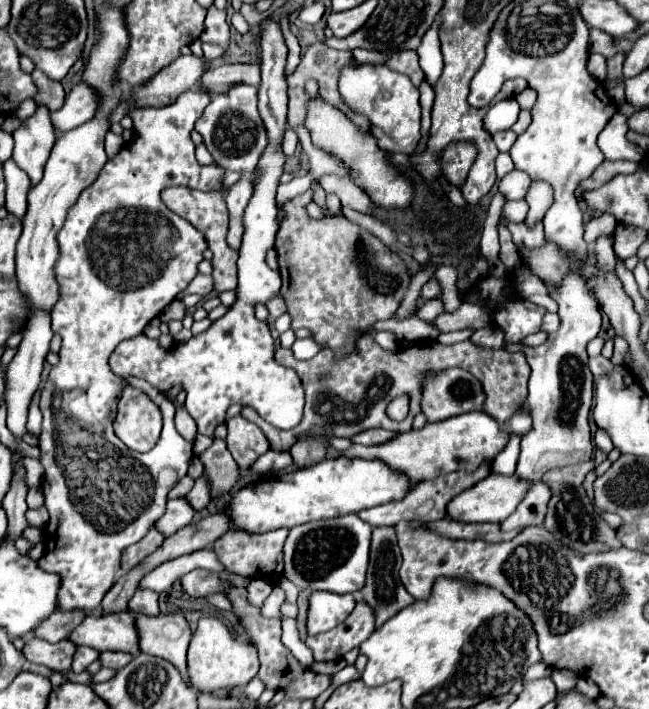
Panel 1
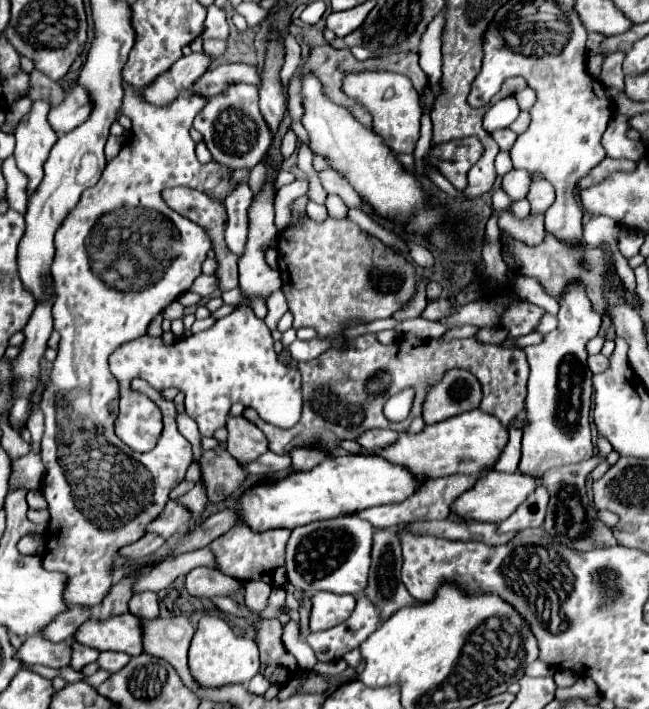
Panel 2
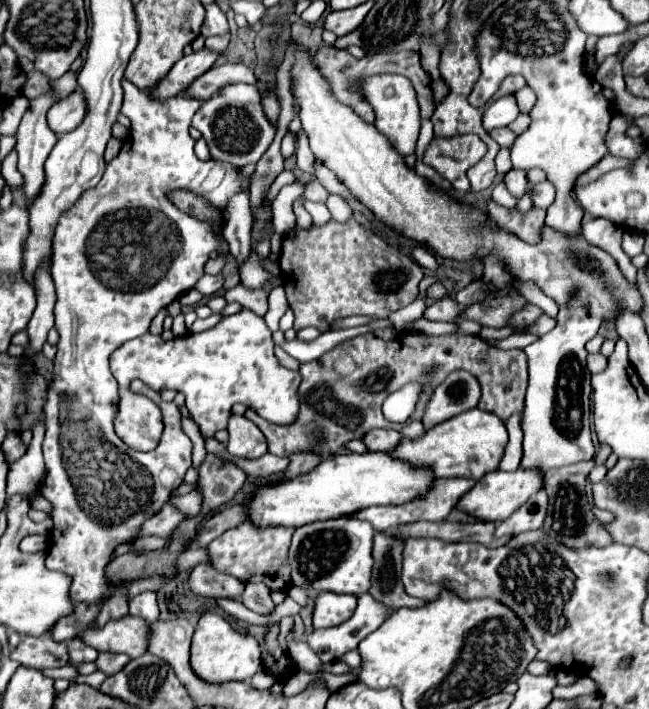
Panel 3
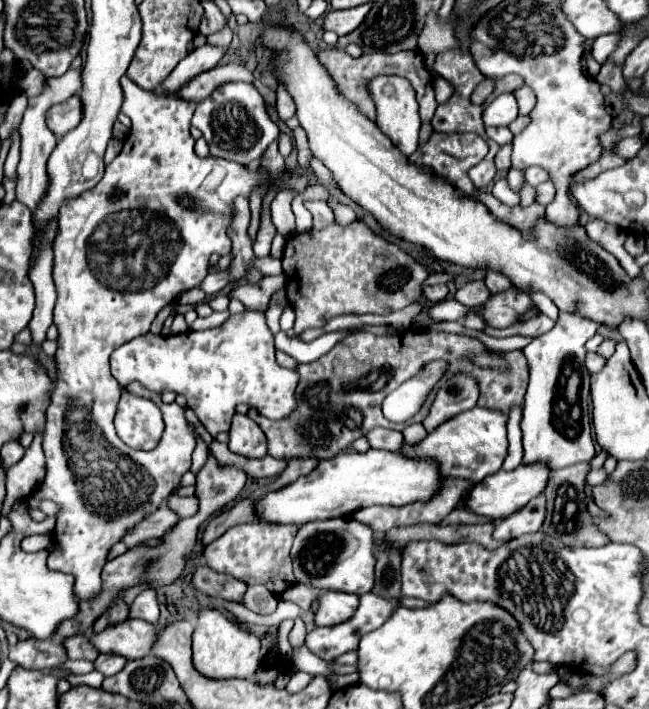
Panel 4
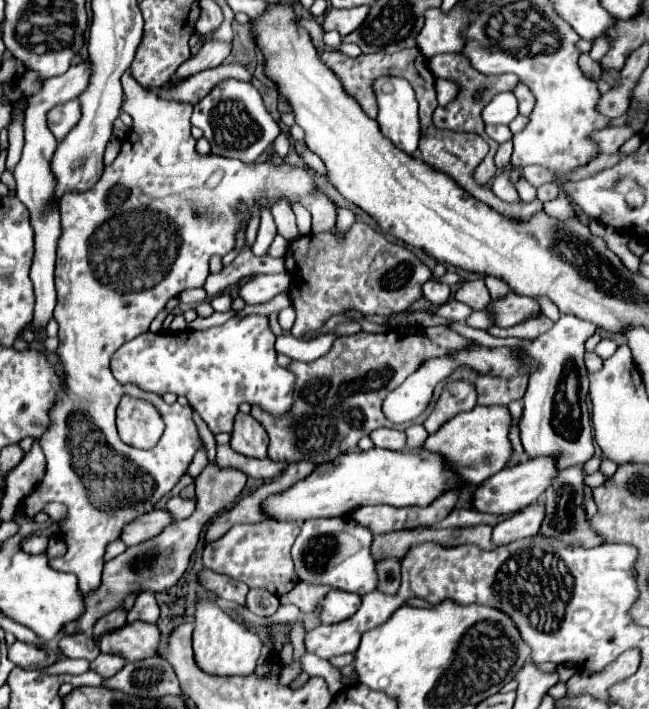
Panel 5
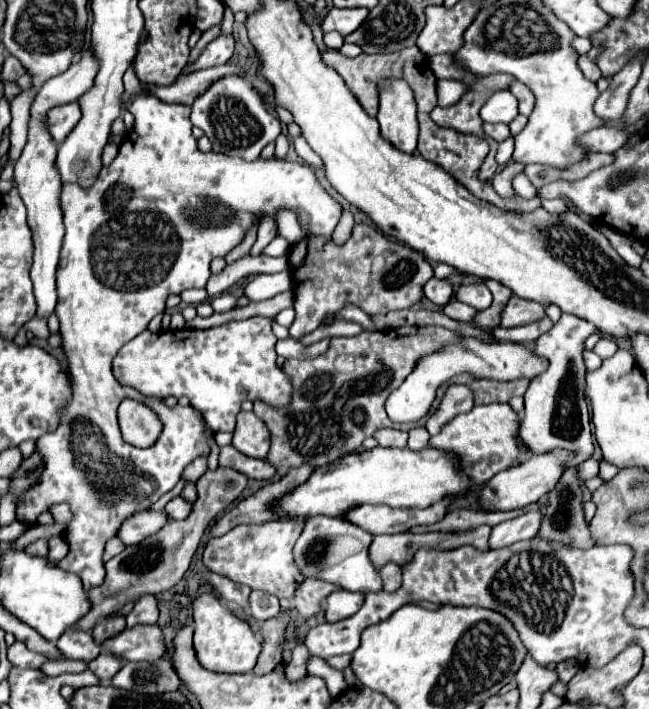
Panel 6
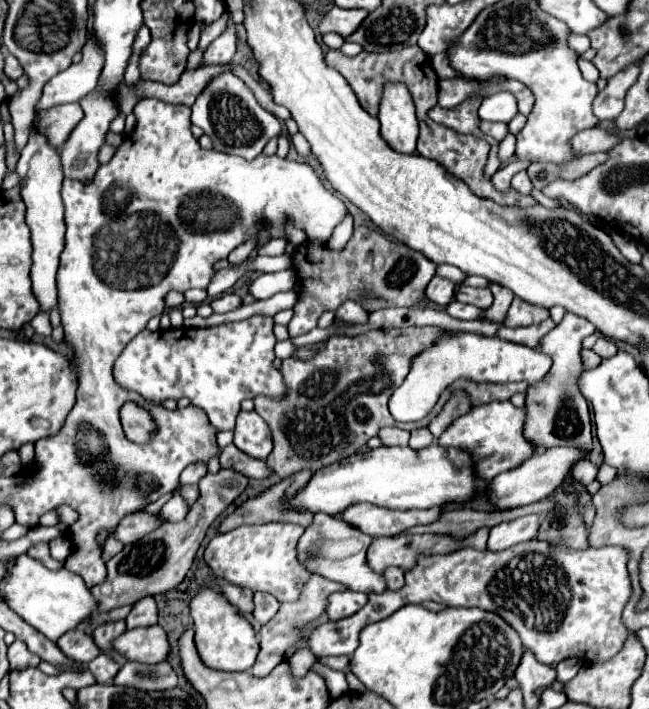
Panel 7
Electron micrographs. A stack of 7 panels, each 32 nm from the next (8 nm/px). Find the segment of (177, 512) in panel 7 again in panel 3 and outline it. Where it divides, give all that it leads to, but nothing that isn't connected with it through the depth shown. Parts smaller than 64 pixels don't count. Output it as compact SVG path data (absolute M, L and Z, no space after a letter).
M190 492L188 496L172 496L170 504L184 516L196 516L200 512L200 492Z

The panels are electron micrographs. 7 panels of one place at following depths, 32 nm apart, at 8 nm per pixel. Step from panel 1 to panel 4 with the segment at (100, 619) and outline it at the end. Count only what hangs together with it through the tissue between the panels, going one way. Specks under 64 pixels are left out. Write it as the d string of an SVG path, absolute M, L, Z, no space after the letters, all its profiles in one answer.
M124 620L124 624L116 624L100 634L92 634L90 640L100 652L112 652L126 656L128 660L138 660L152 652L156 638L158 630L154 624L144 620Z

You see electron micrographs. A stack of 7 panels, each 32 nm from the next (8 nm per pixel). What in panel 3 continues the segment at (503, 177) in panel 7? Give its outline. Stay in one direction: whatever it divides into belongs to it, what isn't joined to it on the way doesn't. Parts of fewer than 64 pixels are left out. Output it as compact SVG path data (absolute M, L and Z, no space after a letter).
M498 182L498 184L494 186L494 190L492 190L492 198L494 198L498 204L502 204L502 206L507 208L514 208L516 202L518 202L518 198L514 198L514 196L508 192L508 188L506 188L504 182Z

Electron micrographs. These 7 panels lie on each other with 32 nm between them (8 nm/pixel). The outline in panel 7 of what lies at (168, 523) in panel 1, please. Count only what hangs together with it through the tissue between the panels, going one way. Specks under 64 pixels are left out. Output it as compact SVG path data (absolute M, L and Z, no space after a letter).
M134 512L134 514L124 516L112 532L100 530L100 532L98 532L98 544L102 546L108 536L120 540L122 544L132 544L132 542L140 540L140 536L148 534L148 532L150 532L152 528L156 528L156 526L160 526L160 520L156 520L156 514Z

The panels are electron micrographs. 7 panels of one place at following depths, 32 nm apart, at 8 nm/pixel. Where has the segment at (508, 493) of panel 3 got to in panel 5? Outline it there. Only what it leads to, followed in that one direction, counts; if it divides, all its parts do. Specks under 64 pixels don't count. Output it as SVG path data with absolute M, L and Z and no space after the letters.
M538 456L522 460L512 468L504 468L500 474L488 478L488 482L480 484L474 494L474 508L490 514L508 514L516 510L524 510L528 504L538 500L558 476L558 466L554 456Z

